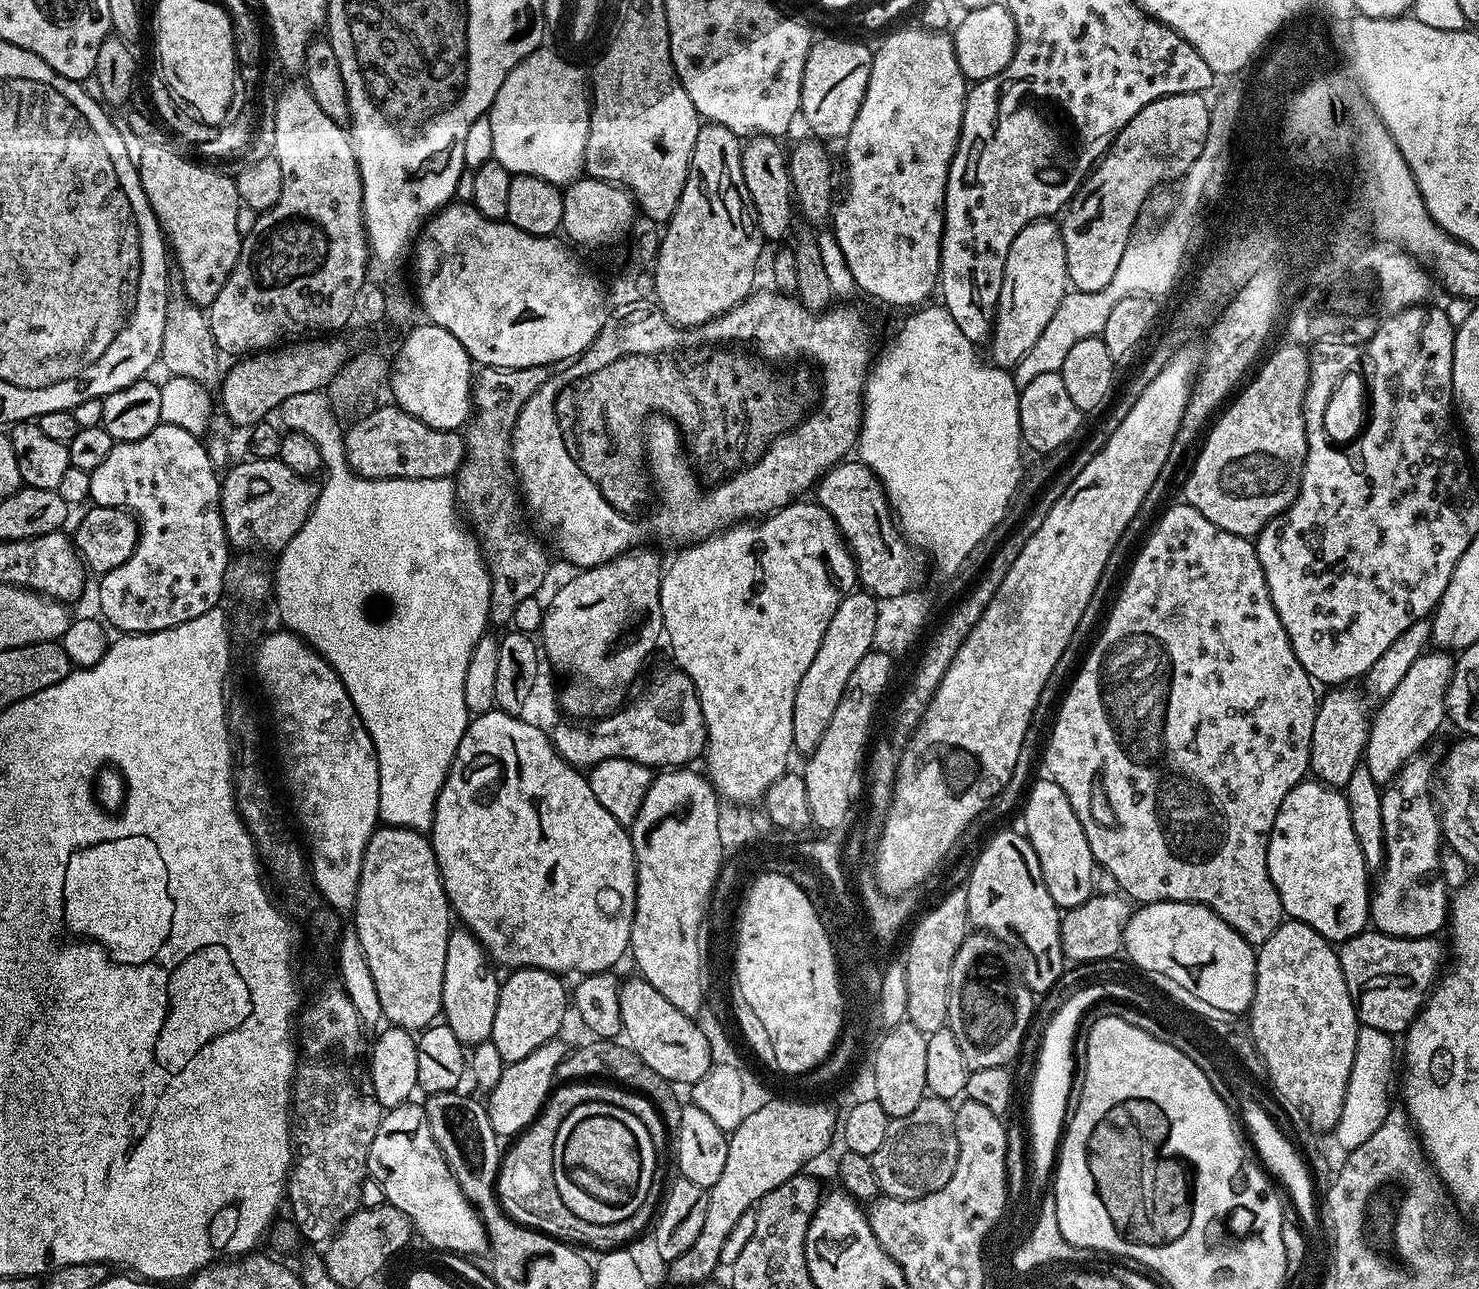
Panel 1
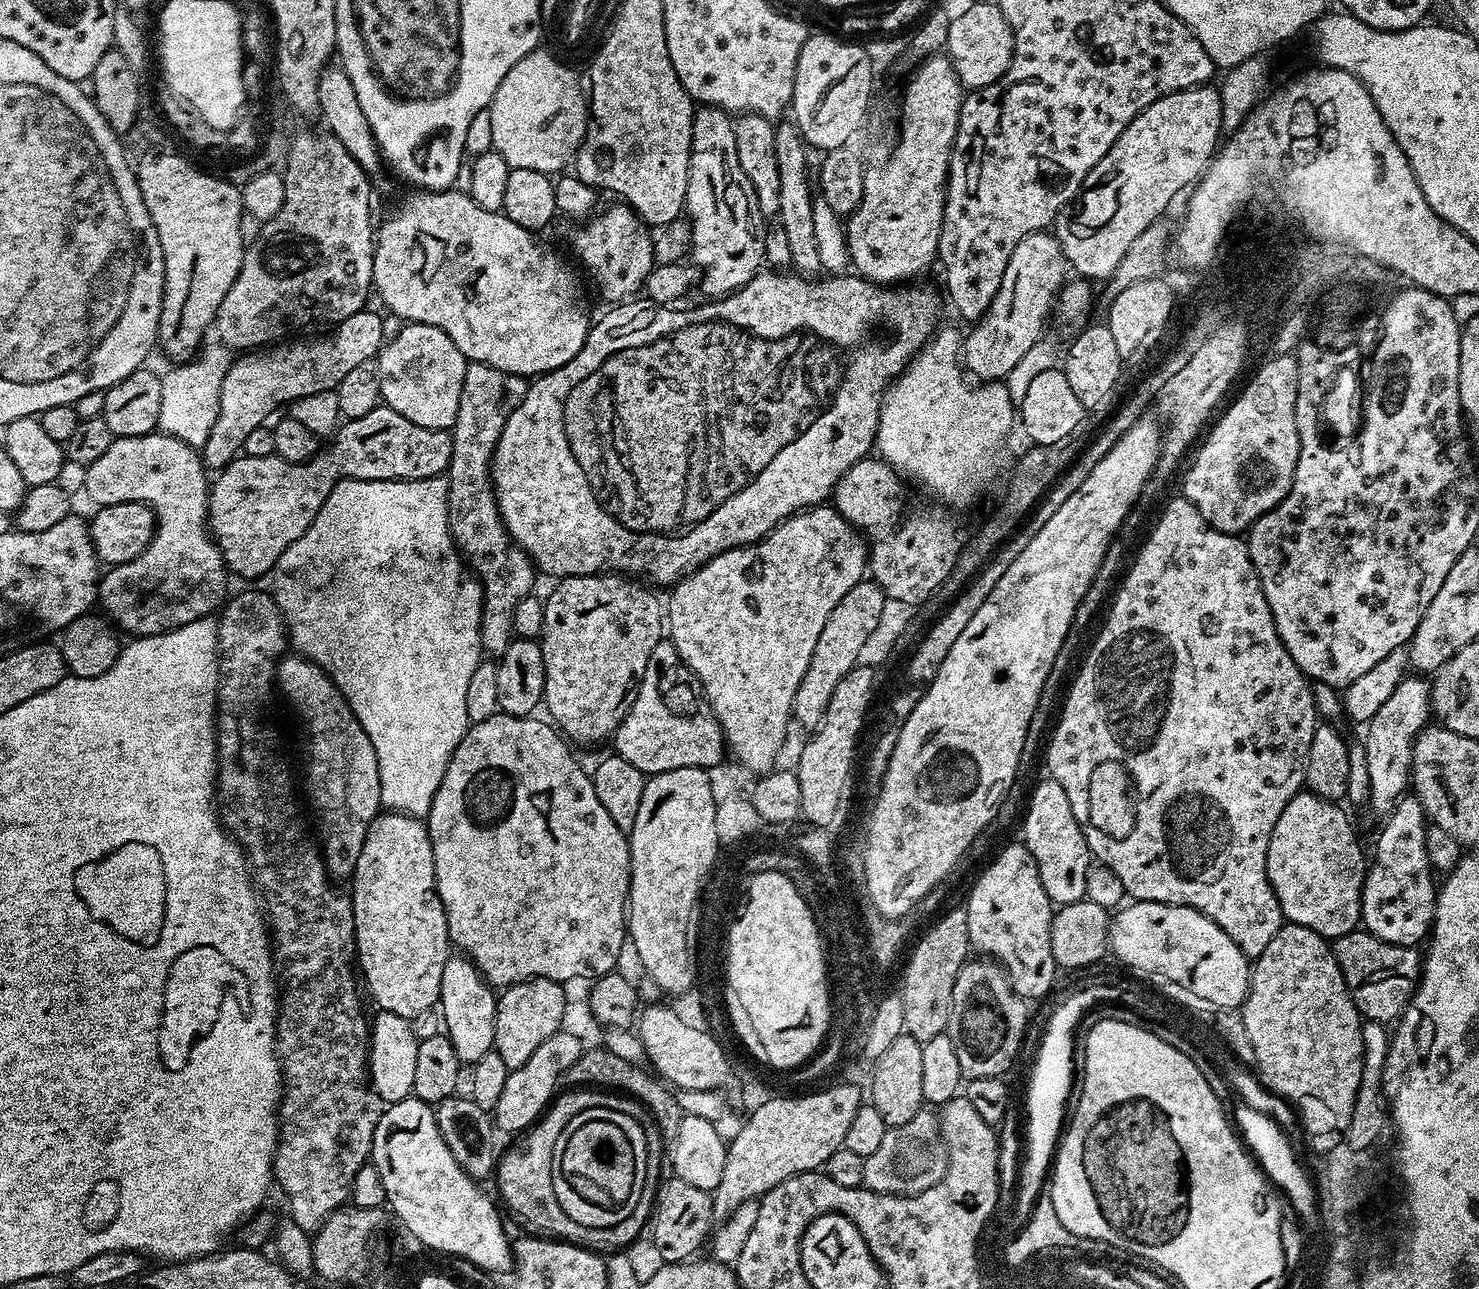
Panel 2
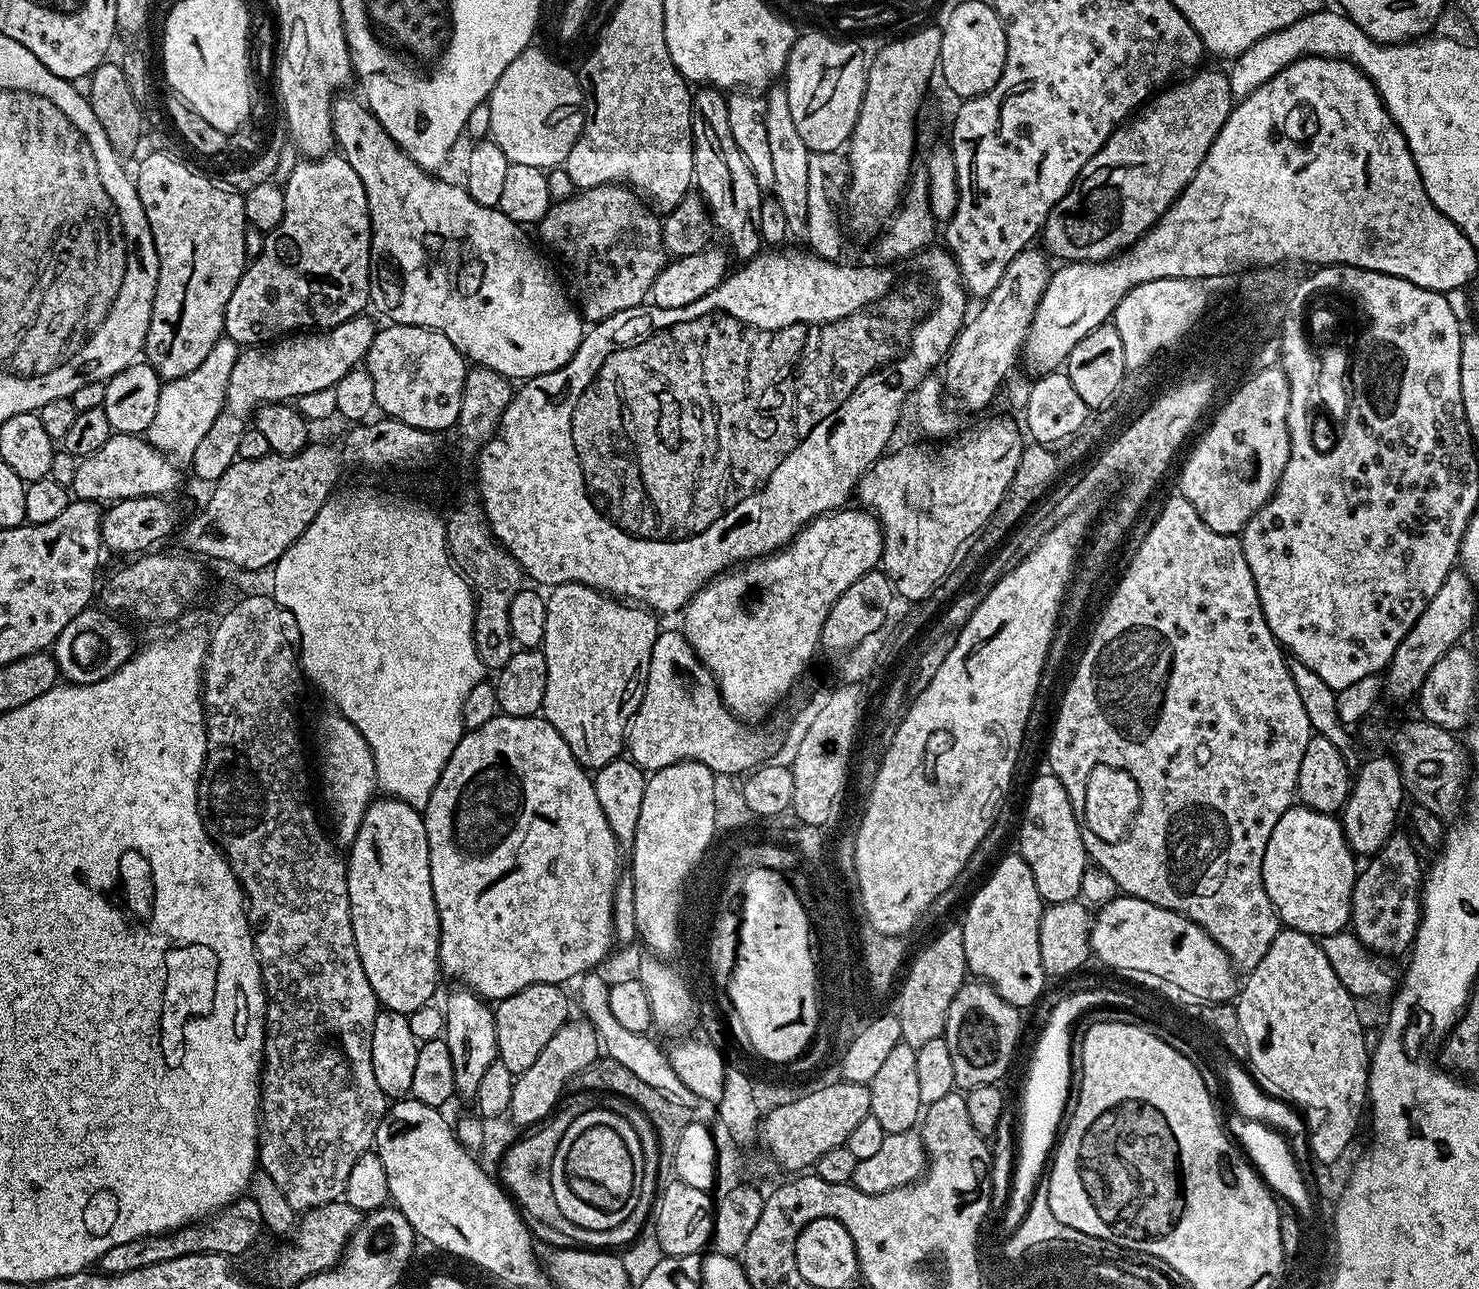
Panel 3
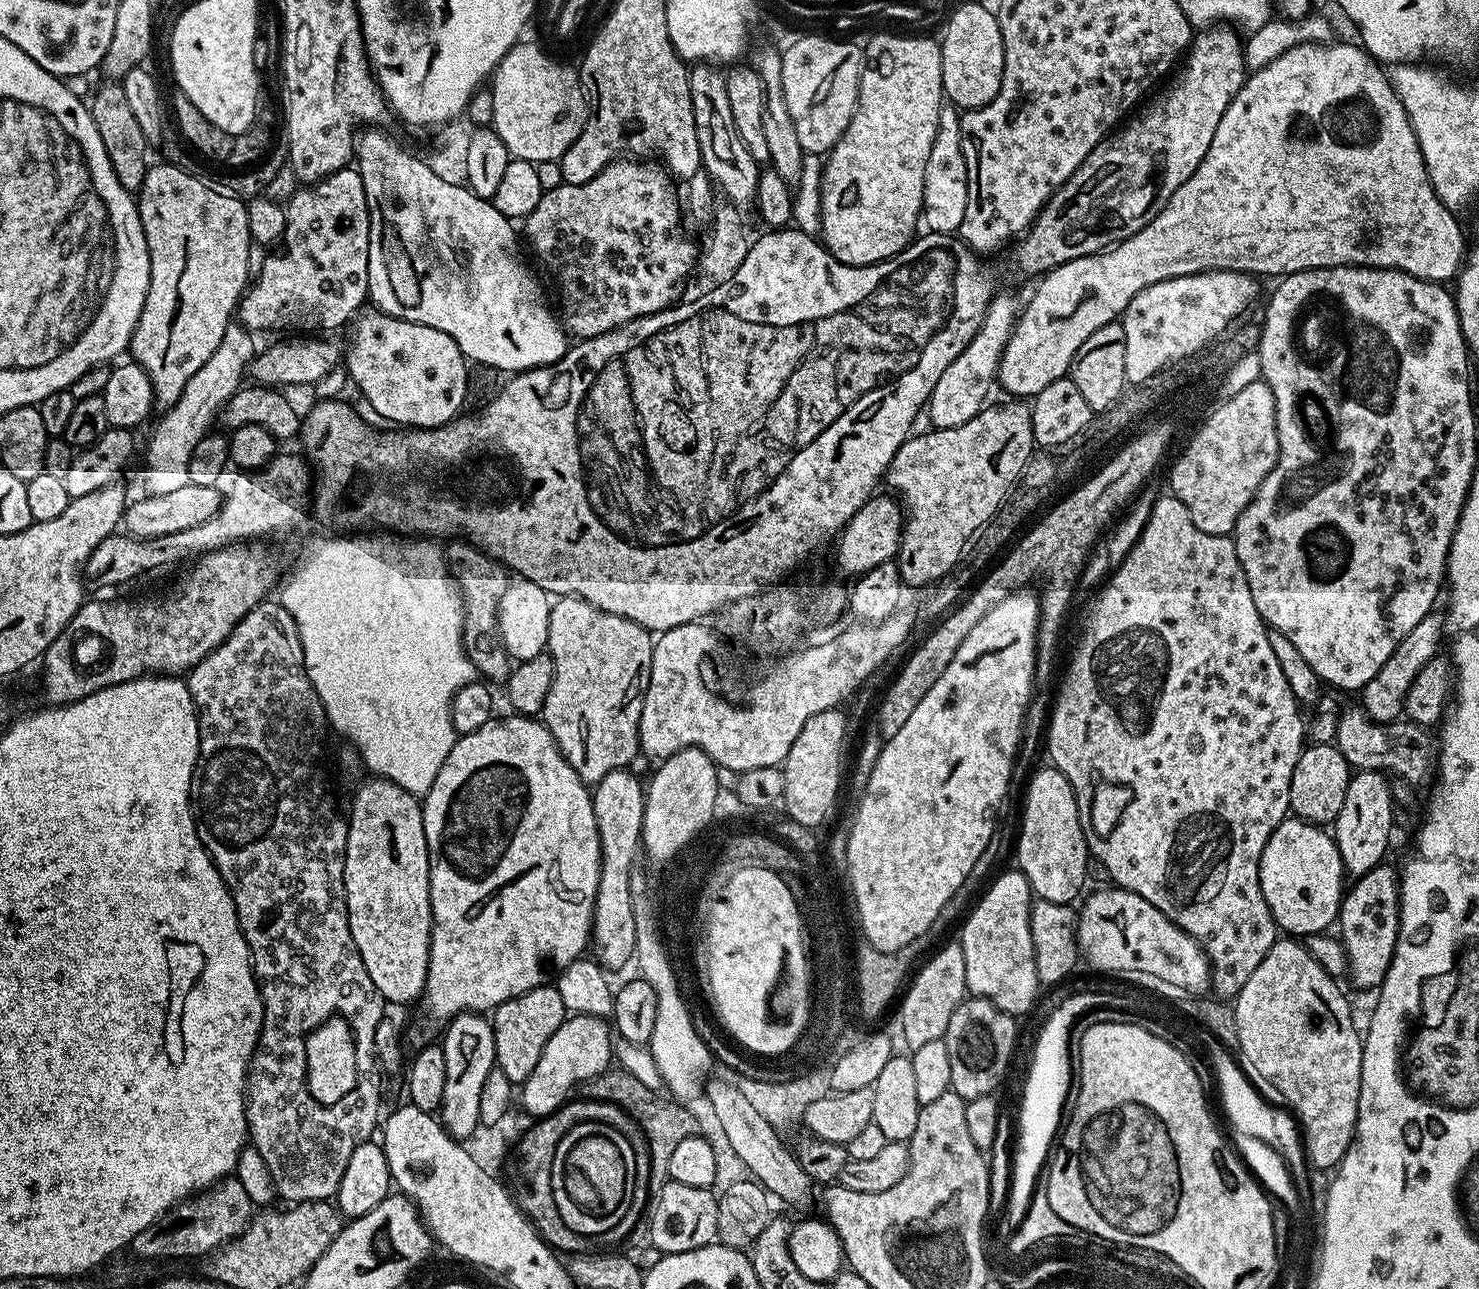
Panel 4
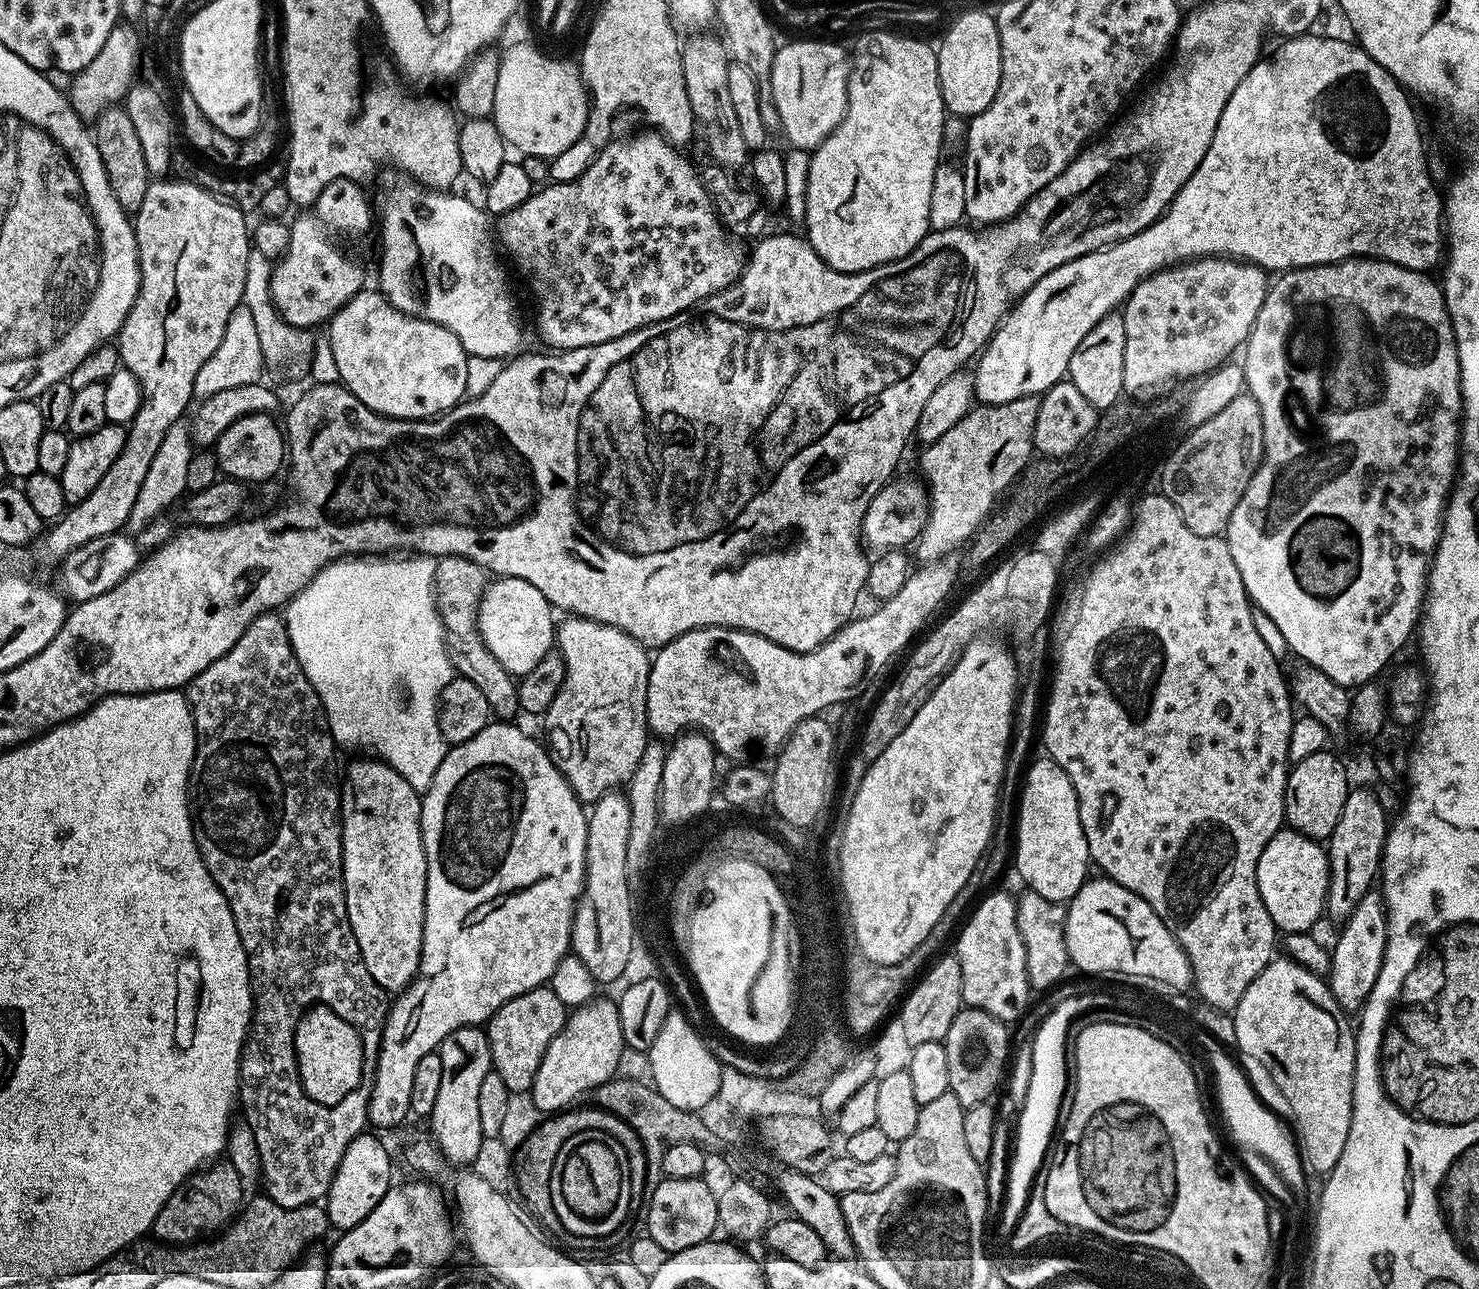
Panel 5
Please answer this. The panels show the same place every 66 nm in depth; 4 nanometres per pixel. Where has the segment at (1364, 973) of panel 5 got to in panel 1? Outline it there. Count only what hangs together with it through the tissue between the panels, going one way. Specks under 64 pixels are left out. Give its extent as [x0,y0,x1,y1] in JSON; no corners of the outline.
[1370,755,1450,940]

